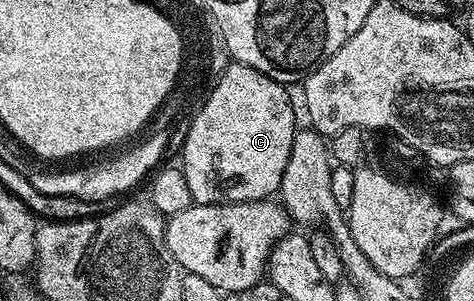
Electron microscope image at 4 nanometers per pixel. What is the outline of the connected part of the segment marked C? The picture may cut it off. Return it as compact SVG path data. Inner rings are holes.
M233 61L228 63L215 84L218 91L214 91L210 98L210 107L198 115L194 131L188 127L184 131L180 166L195 203L251 203L277 196L282 186L284 165L288 165L288 153L292 153L296 130L294 107L286 92L289 90L272 77Z

